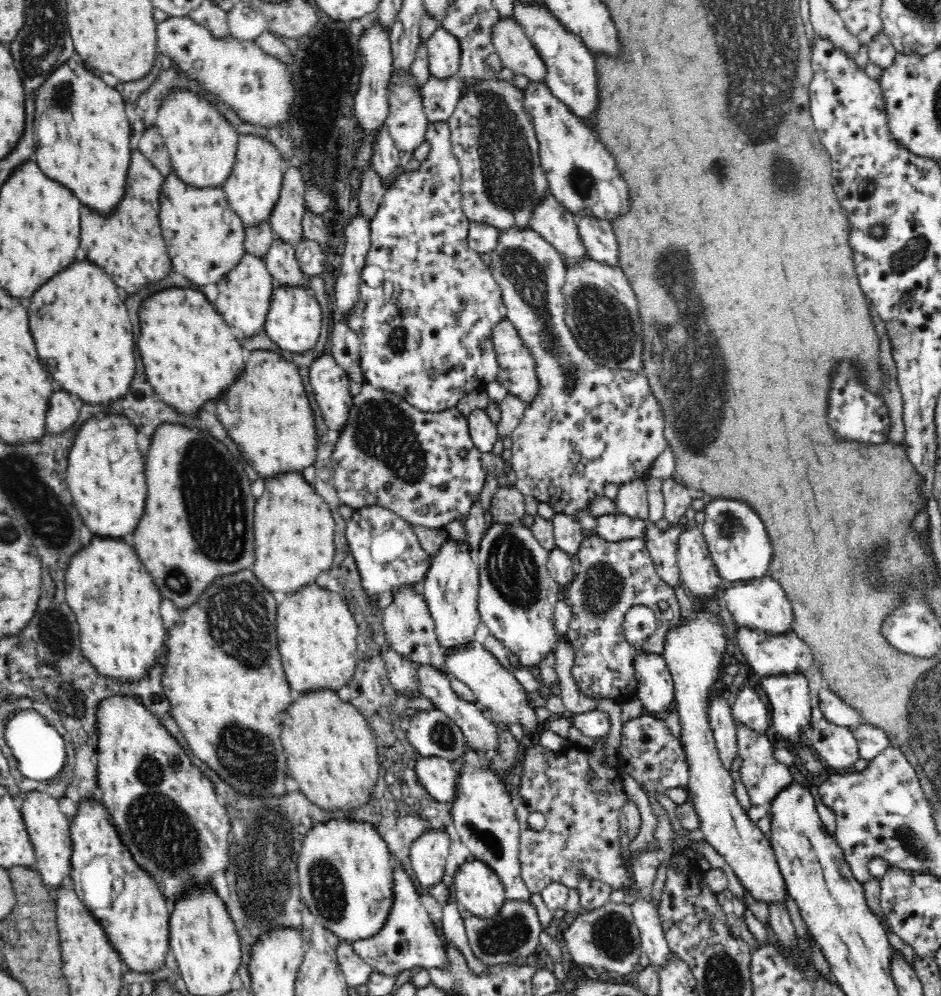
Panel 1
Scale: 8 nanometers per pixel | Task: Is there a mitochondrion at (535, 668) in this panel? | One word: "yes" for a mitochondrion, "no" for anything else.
no

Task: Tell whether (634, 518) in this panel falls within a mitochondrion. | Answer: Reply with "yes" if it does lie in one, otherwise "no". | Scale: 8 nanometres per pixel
no

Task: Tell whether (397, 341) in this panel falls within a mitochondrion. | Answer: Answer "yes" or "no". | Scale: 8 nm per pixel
yes

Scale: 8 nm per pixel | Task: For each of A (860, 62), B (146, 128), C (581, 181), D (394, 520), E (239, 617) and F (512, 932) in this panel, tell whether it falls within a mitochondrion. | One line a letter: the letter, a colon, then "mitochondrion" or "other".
A: other
B: other
C: mitochondrion
D: other
E: mitochondrion
F: mitochondrion

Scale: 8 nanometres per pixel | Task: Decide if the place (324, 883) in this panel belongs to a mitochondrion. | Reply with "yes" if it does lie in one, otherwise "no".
yes

